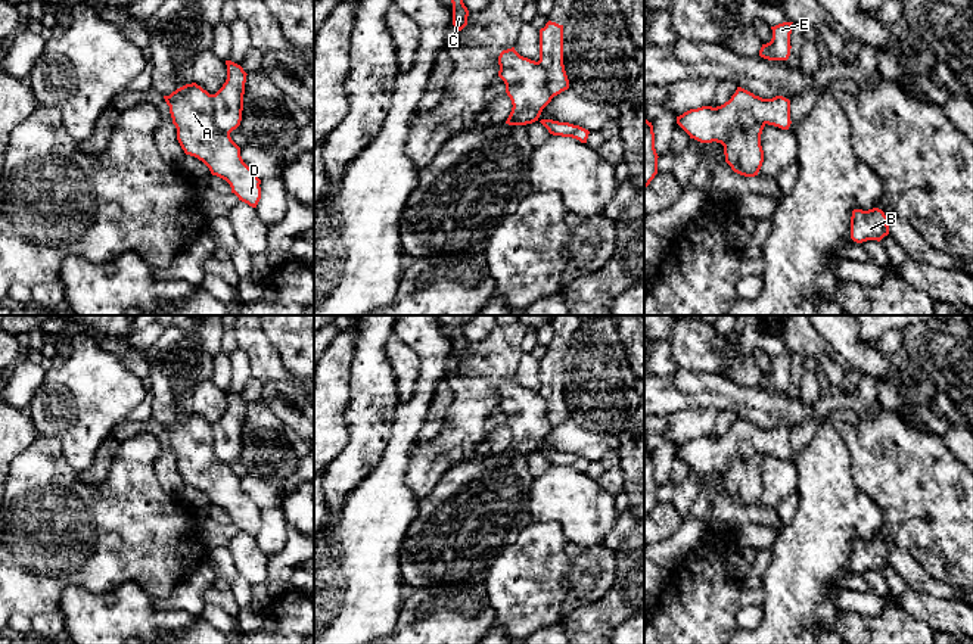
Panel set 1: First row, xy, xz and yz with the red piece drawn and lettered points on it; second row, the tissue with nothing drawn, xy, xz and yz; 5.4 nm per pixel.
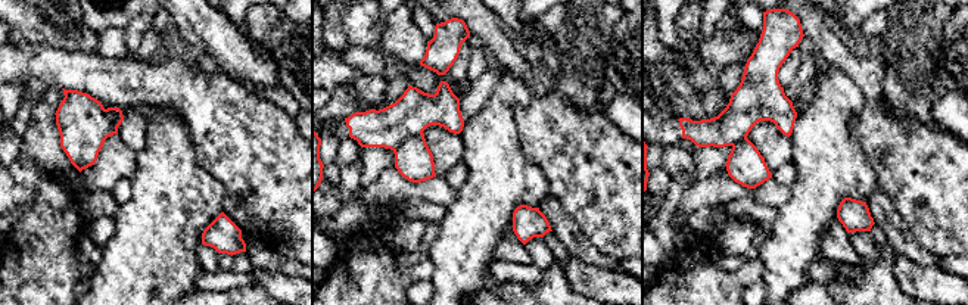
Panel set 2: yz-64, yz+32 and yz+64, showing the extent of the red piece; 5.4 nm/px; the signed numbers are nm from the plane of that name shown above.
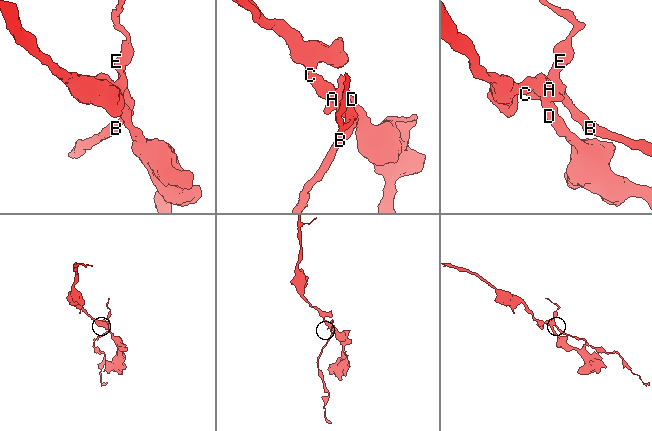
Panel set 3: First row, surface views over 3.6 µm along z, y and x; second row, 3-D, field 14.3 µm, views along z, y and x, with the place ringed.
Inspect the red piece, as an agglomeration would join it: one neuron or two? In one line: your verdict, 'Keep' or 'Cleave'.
Cleave

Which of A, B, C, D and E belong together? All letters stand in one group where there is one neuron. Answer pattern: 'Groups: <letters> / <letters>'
Groups: A C D / B E

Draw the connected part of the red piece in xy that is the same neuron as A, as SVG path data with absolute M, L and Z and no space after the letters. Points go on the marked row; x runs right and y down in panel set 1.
M192 83L164 99L170 106L177 140L184 153L202 161L212 175L230 184L231 193L239 200L257 208L261 199L261 180L243 162L240 147L230 134L217 127L212 94Z

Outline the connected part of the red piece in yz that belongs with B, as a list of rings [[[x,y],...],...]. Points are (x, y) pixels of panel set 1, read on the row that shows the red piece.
[[[879,208],[868,211],[854,209],[851,217],[851,239],[857,243],[880,242],[889,234],[887,217]]]

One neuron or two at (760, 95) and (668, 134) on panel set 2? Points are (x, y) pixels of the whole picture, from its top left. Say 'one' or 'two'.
one

